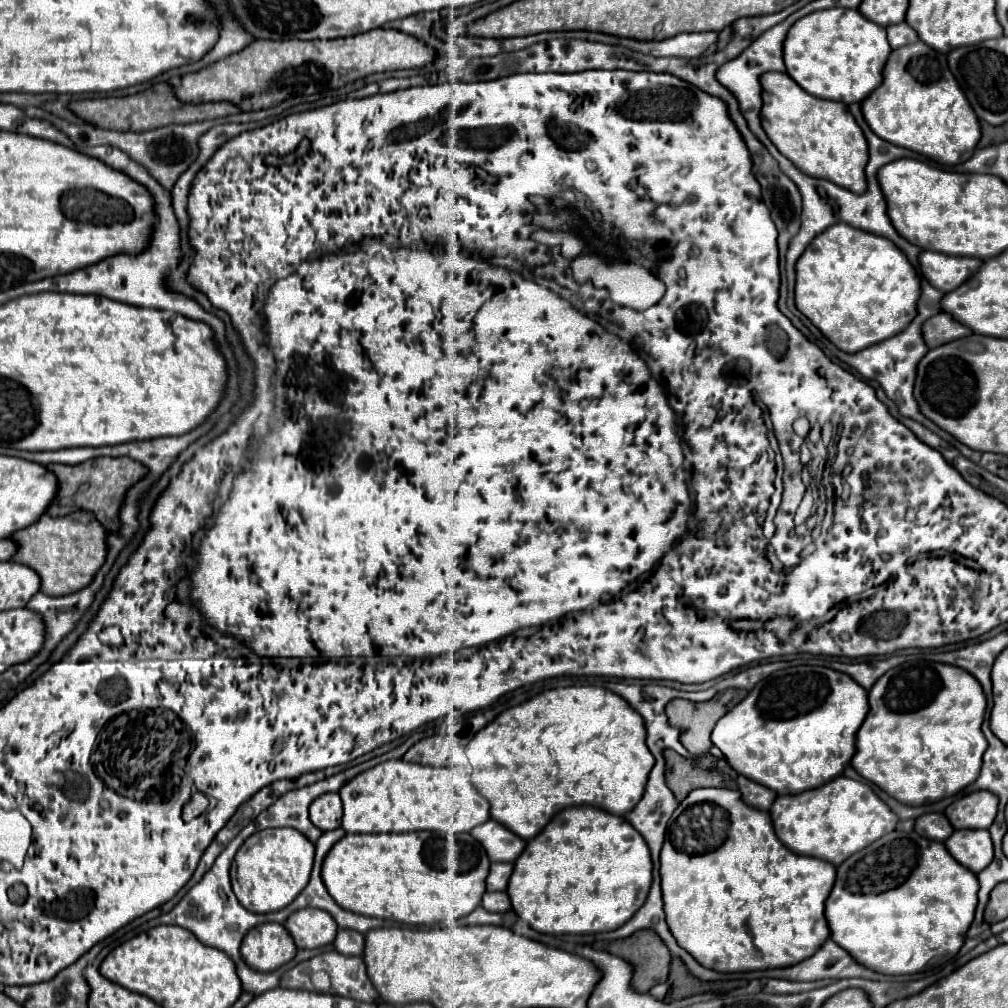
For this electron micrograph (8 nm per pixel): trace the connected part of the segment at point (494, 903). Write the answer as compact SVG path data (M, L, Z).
M485 892L481 906L489 912L507 912L511 908L507 892Z

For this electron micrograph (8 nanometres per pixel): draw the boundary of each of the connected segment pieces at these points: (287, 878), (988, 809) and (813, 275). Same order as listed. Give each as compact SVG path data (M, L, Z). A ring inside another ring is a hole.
M269 828L249 836L231 864L231 884L241 906L249 912L277 912L291 904L309 882L315 846L293 828Z
M973 792L967 794L959 800L955 800L953 804L947 806L945 816L949 818L949 822L953 824L955 830L965 830L965 828L989 828L995 820L997 814L997 796L993 796L993 792Z
M845 222L829 226L795 264L795 306L843 352L859 352L895 336L917 314L921 294L915 268L887 238Z

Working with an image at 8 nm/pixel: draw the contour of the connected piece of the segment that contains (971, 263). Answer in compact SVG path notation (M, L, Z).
M921 252L919 254L919 270L941 292L951 292L961 286L971 274L975 274L981 266L977 258L961 258L961 256L945 256L939 252Z

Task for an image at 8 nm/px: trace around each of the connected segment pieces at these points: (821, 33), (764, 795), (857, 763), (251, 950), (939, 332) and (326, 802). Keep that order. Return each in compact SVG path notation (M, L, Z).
M829 8L799 18L787 32L783 56L787 74L809 94L845 104L863 102L883 80L883 66L891 54L885 28L873 24L859 10Z
M739 776L737 778L737 786L739 786L739 792L745 800L745 804L753 806L753 808L761 808L761 810L769 810L773 800L777 798L777 794L745 776Z
M939 662L897 666L883 674L869 690L869 704L871 710L857 732L857 752L851 760L851 766L865 780L873 782L891 798L907 806L939 802L961 792L973 780L977 780L981 770L981 756L987 748L987 740L981 732L987 700L981 684L977 684L969 672Z
M265 922L251 928L241 942L241 956L245 964L259 972L271 972L287 964L297 948L283 924Z
M945 312L929 318L923 324L923 340L929 348L937 348L941 344L947 344L947 342L957 340L957 338L965 338L969 334L971 334L969 328L963 328L959 322L955 322Z
M323 794L309 806L309 818L319 830L335 830L341 826L341 798L339 794Z

